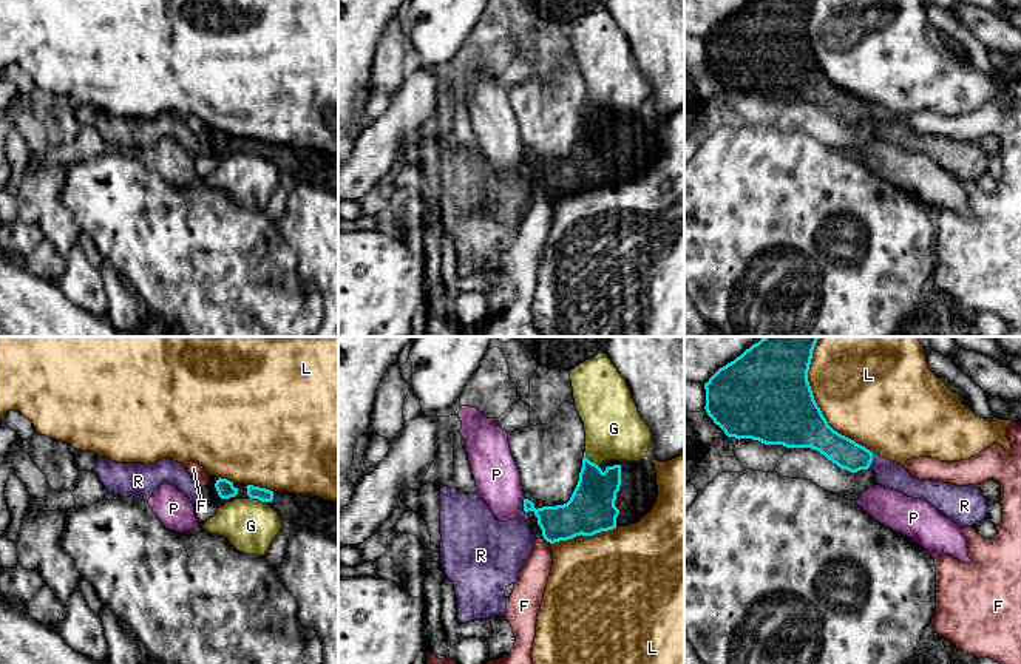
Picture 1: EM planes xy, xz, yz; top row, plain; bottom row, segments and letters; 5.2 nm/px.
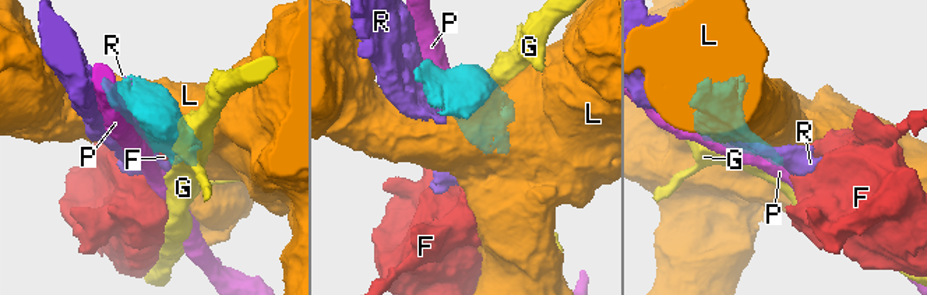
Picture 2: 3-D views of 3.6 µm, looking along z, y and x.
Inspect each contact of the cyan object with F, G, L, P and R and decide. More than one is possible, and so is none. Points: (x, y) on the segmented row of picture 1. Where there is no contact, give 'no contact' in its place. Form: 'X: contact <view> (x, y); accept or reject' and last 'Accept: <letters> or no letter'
F: contact xz (547, 541); reject
G: contact xz (592, 462); reject
L: contact yz (816, 403); reject
P: contact xz (524, 505); reject
R: contact yz (871, 460); reject
Accept: no letter

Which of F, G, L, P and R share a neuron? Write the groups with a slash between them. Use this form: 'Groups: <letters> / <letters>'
Groups: F / G / L / P / R

